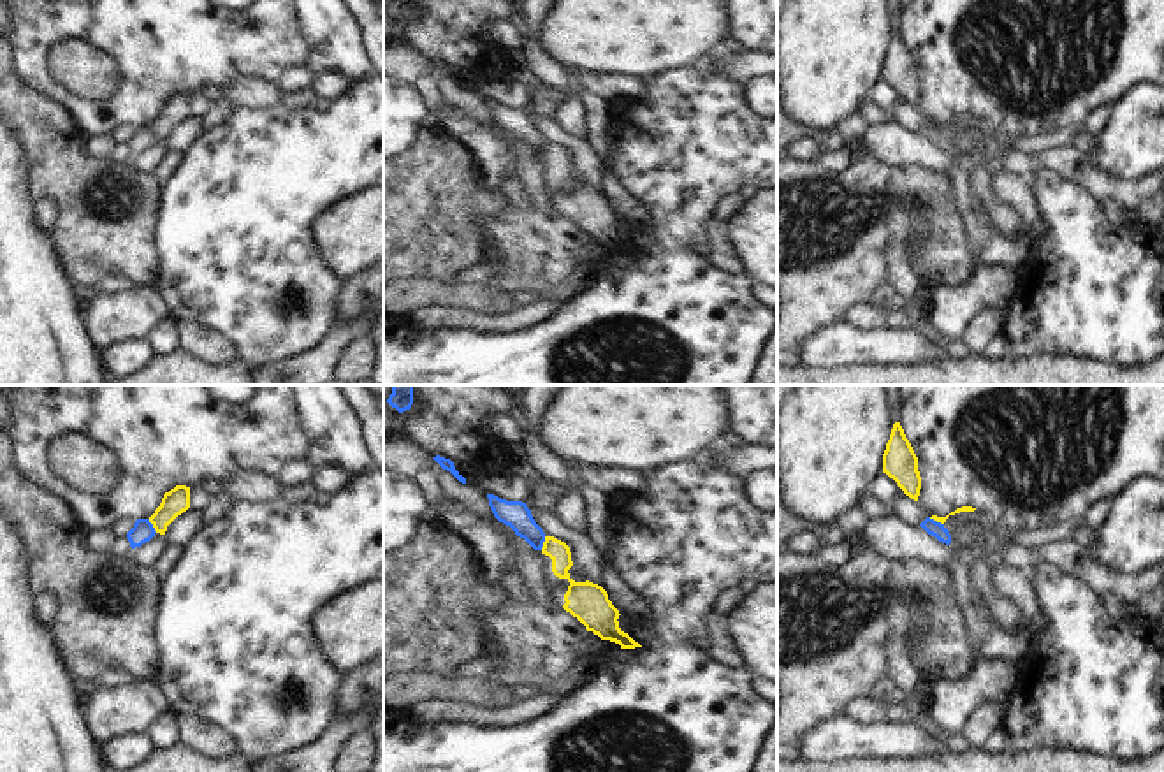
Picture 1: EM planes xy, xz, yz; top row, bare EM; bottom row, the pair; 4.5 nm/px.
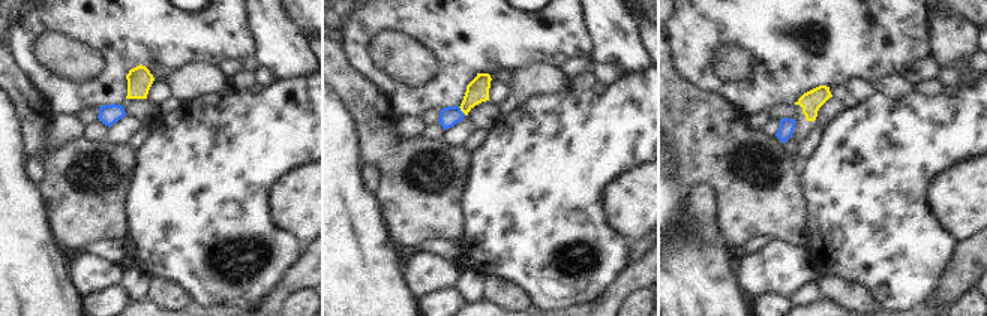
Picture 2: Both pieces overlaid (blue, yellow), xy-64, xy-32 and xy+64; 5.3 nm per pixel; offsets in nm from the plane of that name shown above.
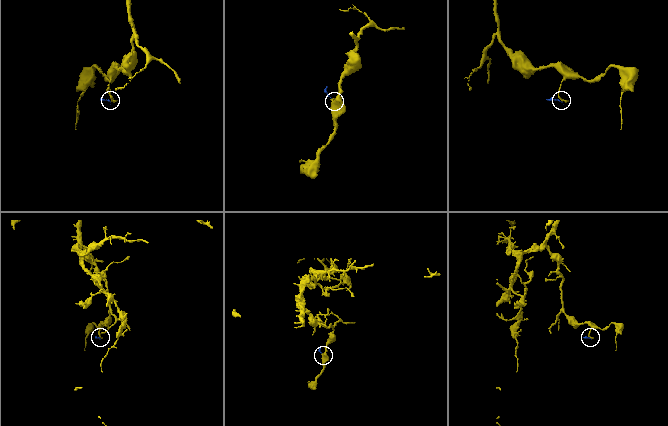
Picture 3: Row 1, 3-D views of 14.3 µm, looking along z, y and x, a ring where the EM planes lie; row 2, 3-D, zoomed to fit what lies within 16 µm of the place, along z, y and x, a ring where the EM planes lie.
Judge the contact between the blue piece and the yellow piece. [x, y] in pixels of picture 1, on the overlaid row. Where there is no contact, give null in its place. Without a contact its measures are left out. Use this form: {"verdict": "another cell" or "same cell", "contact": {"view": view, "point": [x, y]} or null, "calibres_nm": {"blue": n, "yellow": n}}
{"verdict": "another cell", "contact": {"view": "yz", "point": [936, 521]}, "calibres_nm": {"blue": 70, "yellow": 30}}

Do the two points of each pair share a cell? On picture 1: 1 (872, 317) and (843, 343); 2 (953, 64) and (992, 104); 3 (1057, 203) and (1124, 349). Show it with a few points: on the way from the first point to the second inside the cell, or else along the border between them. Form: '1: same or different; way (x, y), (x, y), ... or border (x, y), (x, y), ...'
1: different; border (841, 319), (860, 327), (885, 326)
2: same; way (964, 74), (983, 94)
3: same; way (1082, 240), (1087, 271), (1124, 312)

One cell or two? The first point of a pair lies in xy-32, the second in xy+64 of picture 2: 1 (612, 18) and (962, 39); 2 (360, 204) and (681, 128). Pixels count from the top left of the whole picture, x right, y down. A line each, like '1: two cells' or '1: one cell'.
1: one cell
2: two cells

